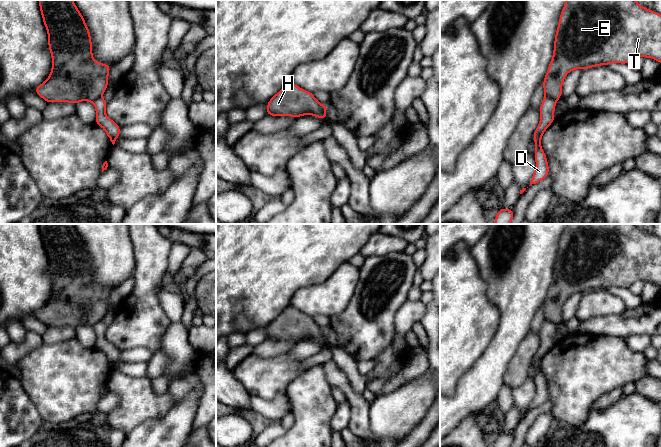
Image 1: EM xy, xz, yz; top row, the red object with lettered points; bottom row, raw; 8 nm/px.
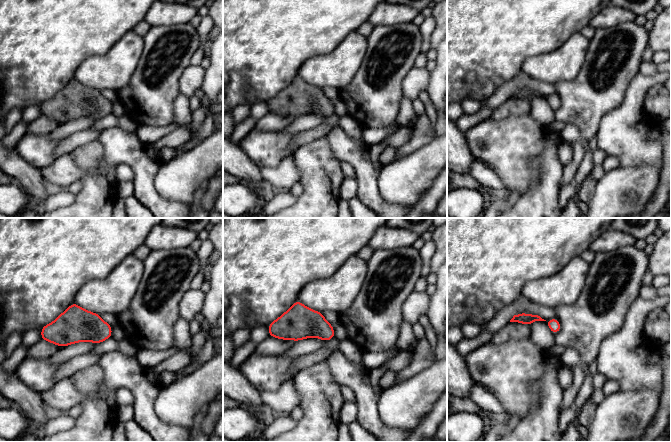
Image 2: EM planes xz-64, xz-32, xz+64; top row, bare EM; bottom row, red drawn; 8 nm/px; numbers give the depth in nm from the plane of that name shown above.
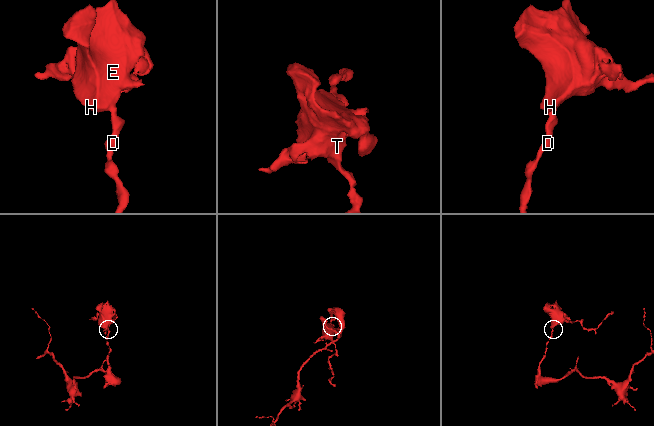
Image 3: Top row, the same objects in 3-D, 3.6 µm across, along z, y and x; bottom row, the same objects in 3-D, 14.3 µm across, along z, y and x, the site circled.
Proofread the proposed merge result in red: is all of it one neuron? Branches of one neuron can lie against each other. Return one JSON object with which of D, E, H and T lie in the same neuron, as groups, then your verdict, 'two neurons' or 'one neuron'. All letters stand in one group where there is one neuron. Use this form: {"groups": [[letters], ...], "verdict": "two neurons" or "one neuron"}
{"groups": [["D"], ["E", "H", "T"]], "verdict": "two neurons"}

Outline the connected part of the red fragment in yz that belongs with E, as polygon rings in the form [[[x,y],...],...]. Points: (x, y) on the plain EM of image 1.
[[[566,224],[561,234],[558,251],[554,263],[553,281],[548,290],[547,297],[543,304],[543,314],[545,321],[555,324],[562,322],[562,308],[566,299],[574,294],[585,294],[599,289],[608,290],[610,287],[629,288],[634,282],[642,280],[645,282],[653,282],[661,289],[661,238],[648,232],[640,230],[635,224]]]

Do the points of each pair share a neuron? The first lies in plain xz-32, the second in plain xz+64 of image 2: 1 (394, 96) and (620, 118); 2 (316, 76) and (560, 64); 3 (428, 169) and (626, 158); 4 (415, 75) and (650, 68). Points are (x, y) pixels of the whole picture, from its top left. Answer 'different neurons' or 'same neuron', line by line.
1: different neurons
2: same neuron
3: different neurons
4: different neurons

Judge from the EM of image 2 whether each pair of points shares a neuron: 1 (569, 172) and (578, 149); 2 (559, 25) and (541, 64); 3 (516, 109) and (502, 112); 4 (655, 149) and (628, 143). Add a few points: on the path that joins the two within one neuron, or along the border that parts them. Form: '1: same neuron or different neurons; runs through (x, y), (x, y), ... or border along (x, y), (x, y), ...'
1: same neuron; runs through (573, 166), (578, 155)
2: different neurons; border along (567, 39), (556, 48), (528, 56), (525, 60)
3: same neuron; runs through (513, 109), (505, 110)
4: same neuron; runs through (648, 149), (635, 147)

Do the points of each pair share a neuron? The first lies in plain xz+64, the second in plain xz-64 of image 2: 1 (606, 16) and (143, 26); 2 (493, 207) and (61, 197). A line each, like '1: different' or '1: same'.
1: different
2: same

